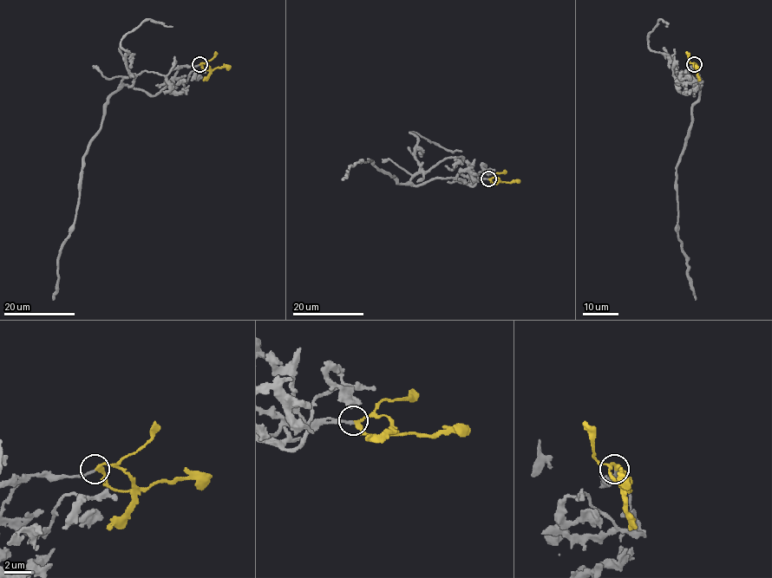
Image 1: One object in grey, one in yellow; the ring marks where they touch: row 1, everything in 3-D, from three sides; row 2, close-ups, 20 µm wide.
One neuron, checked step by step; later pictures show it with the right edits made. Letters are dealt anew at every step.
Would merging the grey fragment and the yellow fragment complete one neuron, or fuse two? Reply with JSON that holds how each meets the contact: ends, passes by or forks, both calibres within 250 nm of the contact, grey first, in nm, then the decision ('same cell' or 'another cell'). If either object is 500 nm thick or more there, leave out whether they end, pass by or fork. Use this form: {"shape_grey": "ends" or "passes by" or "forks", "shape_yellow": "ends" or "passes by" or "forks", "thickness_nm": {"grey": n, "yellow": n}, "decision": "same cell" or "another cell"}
{"shape_grey": "ends", "shape_yellow": "passes by", "thickness_nm": {"grey": 180, "yellow": 260}, "decision": "same cell"}

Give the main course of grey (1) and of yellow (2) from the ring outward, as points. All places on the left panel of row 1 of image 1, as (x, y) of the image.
1: (199, 64), (180, 67), (154, 95), (123, 85), (104, 105), (52, 300)
2: (199, 64), (205, 69), (231, 66)

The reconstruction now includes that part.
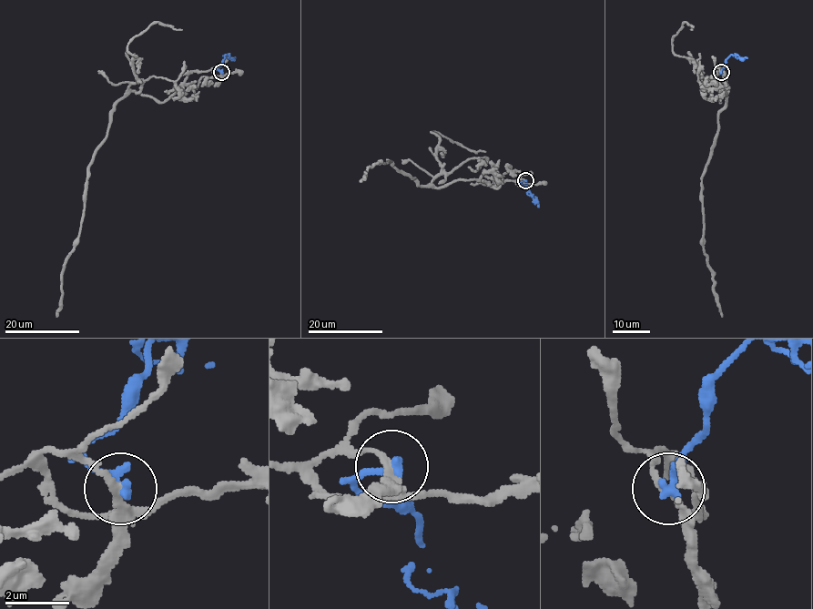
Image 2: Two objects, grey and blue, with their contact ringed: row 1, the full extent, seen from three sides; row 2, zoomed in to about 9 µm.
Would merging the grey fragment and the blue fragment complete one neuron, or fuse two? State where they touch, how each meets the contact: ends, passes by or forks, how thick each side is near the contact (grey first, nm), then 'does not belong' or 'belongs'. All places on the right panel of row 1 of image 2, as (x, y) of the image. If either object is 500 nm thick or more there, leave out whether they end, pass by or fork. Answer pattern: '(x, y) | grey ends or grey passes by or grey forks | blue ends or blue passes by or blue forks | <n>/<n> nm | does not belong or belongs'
(721, 72) | grey passes by | blue ends | 240/380 nm | does not belong

